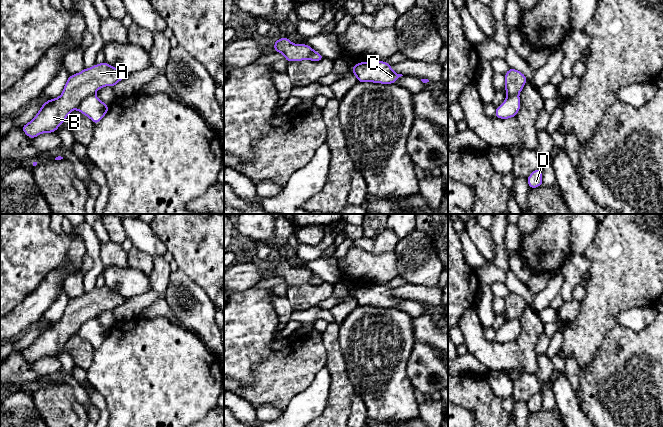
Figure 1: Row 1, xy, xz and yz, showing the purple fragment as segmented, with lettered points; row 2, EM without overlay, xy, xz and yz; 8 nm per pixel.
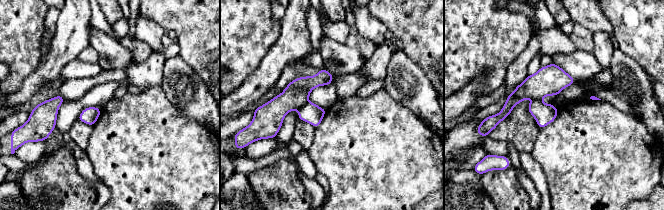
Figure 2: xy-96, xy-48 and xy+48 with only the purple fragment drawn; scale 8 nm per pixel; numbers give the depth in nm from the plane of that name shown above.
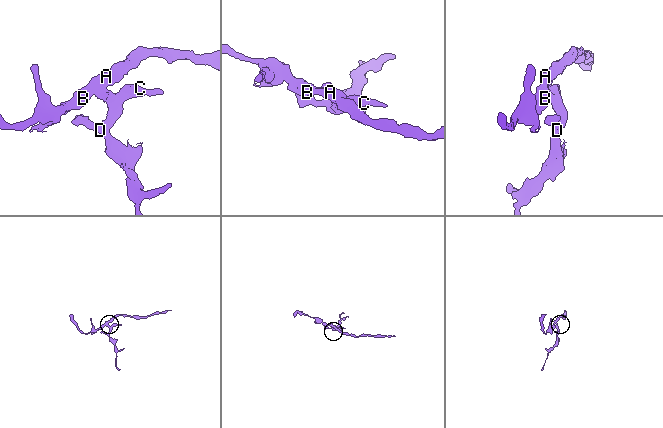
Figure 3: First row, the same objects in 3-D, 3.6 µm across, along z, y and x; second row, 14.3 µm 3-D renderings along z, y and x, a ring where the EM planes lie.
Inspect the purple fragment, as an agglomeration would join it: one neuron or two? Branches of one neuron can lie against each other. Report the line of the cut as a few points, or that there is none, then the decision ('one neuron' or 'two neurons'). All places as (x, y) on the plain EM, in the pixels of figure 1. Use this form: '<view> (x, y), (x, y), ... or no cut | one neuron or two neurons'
xy (93, 318), (87, 319), (76, 332) | two neurons

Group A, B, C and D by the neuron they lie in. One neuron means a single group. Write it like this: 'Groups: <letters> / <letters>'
Groups: A B / C D

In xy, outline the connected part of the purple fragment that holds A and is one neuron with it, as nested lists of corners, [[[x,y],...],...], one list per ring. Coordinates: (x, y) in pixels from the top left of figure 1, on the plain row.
[[[107,286],[96,287],[91,292],[84,292],[81,296],[70,299],[62,318],[55,323],[47,324],[36,340],[21,350],[21,353],[31,363],[42,357],[55,356],[84,322],[94,319],[102,311],[115,311],[125,300],[124,296]]]

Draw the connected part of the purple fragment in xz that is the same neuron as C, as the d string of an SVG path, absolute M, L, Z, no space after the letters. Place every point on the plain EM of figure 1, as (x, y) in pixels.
M385 285L359 286L352 290L352 298L357 301L357 305L360 307L380 308L394 308L399 301L403 300L396 297L391 292L391 288Z

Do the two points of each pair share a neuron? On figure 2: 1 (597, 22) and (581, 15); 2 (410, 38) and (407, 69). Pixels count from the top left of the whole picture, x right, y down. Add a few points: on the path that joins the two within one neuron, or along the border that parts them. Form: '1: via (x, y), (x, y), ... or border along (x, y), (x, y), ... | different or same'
1: via (593, 19), (589, 15), (585, 15) | same
2: border along (399, 47), (425, 73) | different

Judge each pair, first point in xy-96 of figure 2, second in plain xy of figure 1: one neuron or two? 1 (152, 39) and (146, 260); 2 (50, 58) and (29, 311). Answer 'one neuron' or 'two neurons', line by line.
1: two neurons
2: one neuron

